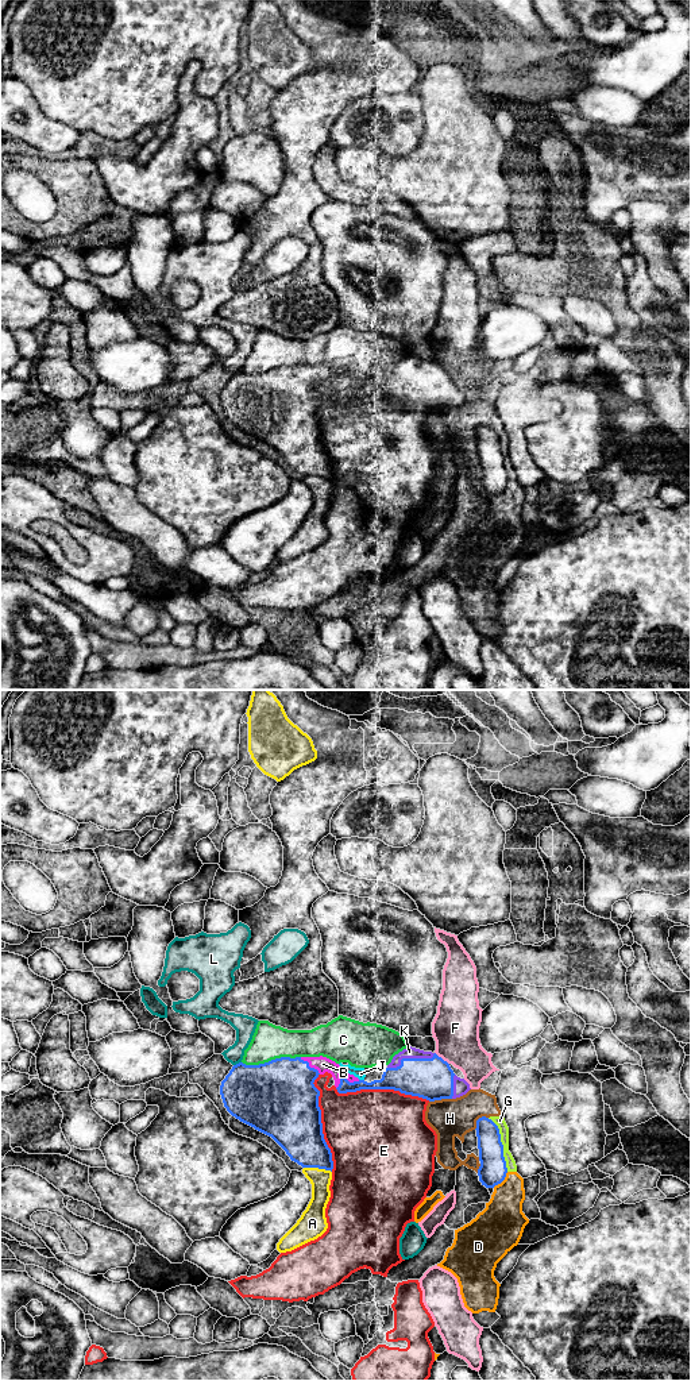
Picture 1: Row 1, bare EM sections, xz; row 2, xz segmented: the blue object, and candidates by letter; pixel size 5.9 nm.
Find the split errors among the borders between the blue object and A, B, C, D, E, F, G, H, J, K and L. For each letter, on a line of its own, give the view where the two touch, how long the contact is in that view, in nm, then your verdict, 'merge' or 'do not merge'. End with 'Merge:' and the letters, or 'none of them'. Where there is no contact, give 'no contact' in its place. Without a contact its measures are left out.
A: xz | 170 nm | do not merge
B: xz | 150 nm | merge
C: xz | 360 nm | do not merge
D: xz | 130 nm | do not merge
E: xz | 600 nm | do not merge
F: xz | 120 nm | do not merge
G: xz | 340 nm | do not merge
H: xz | 140 nm | do not merge
J: xz | 30 nm | do not merge
K: xz | 300 nm | do not merge
L: xz | 50 nm | do not merge
Merge: B

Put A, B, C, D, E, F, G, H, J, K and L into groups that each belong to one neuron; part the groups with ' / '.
A / B / C / D G H / E / F / J K / L

